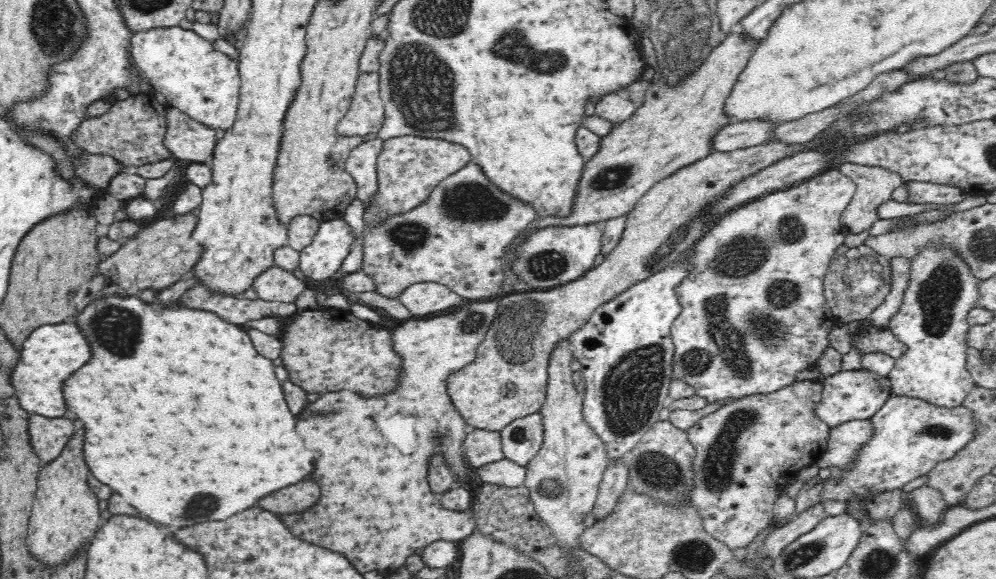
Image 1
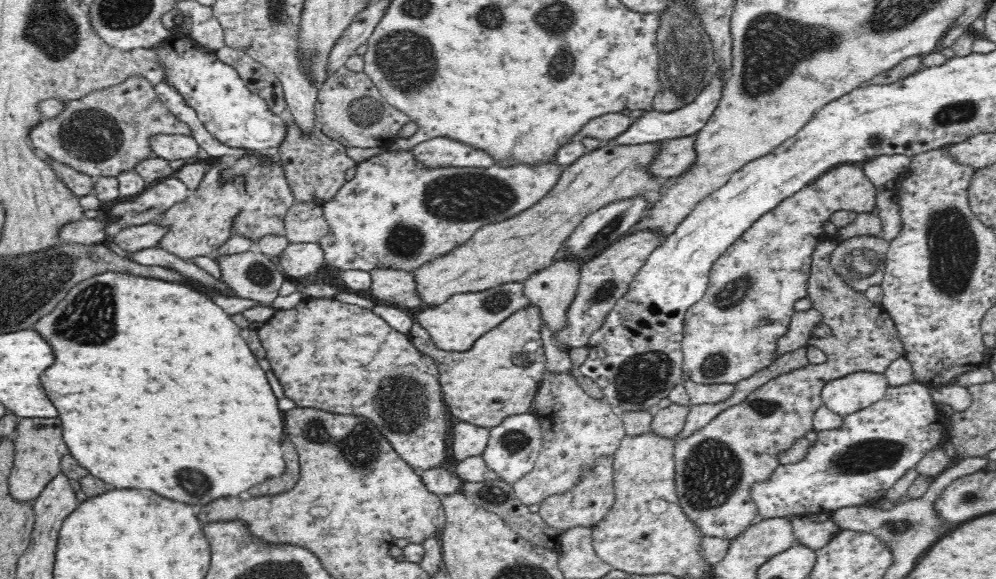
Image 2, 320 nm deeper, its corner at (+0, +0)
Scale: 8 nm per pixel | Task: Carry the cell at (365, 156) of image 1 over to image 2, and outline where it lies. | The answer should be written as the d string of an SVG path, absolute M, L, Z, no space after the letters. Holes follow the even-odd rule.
M396 151L396 152L384 152L378 154L368 160L357 163L357 171L351 180L347 180L344 186L326 202L321 202L321 207L329 224L329 231L318 240L318 245L324 253L324 262L332 268L339 268L339 270L365 270L370 271L374 268L393 268L394 270L404 270L409 273L416 268L420 268L422 264L426 264L448 252L454 250L454 248L460 246L460 244L466 243L466 240L470 240L472 235L478 231L478 228L486 226L486 224L492 224L494 222L502 222L506 218L512 218L524 210L528 210L534 203L540 202L544 196L546 196L556 183L558 176L560 176L562 165L545 164L544 162L538 162L538 164L496 164L490 168L472 168L472 167L446 167L446 168L432 168L431 166L425 166L423 162L420 162L410 151Z

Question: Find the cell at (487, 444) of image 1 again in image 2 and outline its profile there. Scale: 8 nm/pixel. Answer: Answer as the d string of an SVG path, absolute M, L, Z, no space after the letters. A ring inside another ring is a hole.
M460 421L452 428L452 454L456 460L480 456L488 444L489 429Z

